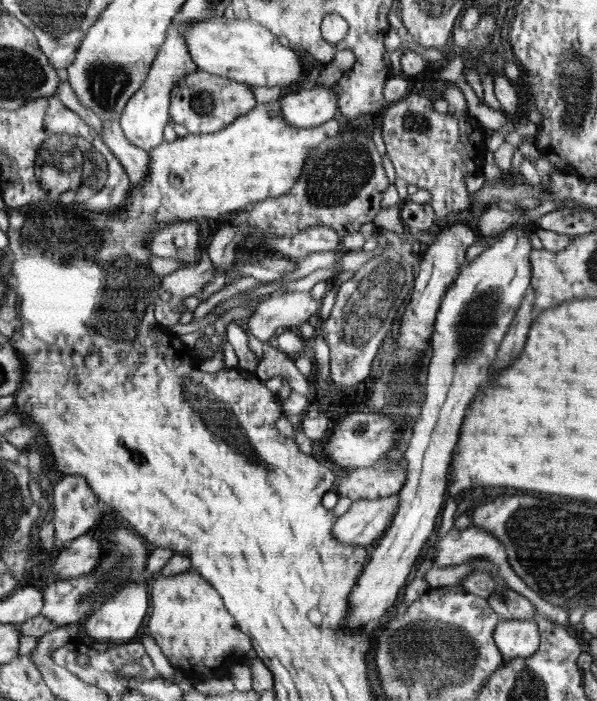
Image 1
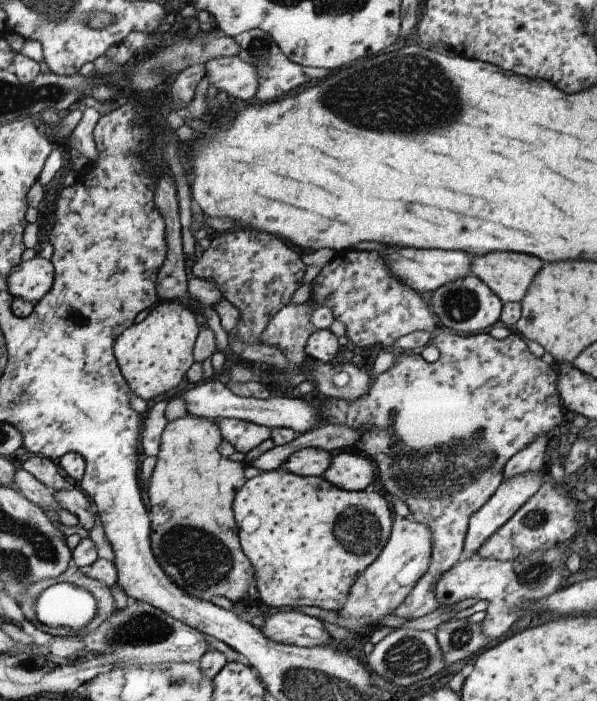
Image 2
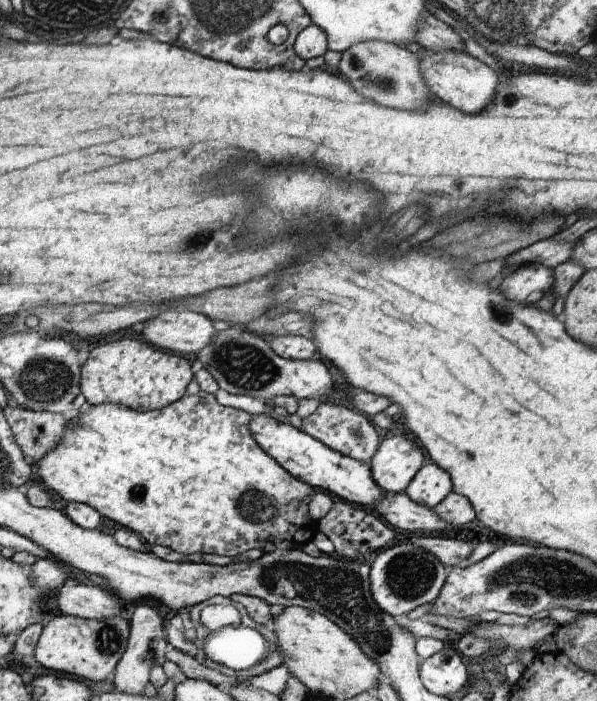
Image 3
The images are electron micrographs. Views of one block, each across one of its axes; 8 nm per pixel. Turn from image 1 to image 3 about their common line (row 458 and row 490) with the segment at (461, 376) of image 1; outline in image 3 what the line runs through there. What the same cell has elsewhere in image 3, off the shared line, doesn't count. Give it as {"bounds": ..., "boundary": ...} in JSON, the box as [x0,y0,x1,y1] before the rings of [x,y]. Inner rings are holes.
{"bounds":[404,462,453,508],"boundary":[[[430,462],[417,473],[404,491],[414,502],[432,508],[453,491],[450,480],[451,476],[445,470]]]}

